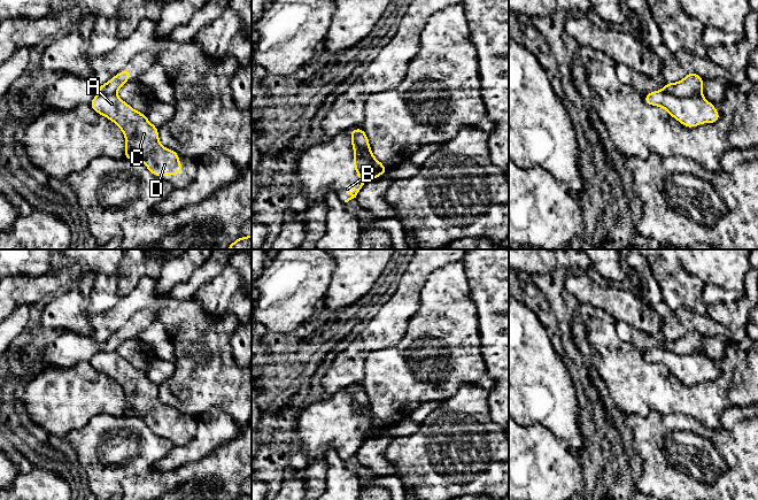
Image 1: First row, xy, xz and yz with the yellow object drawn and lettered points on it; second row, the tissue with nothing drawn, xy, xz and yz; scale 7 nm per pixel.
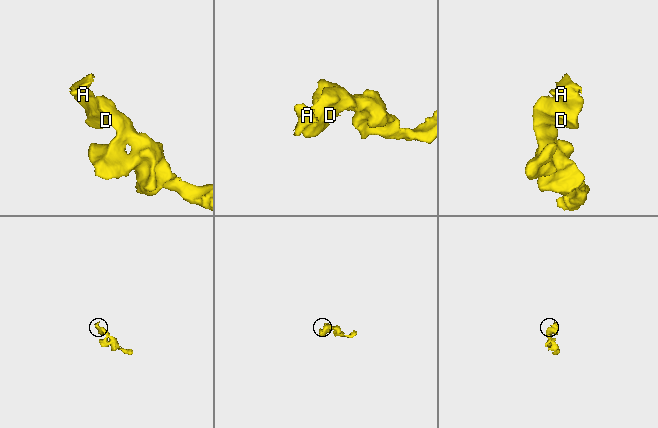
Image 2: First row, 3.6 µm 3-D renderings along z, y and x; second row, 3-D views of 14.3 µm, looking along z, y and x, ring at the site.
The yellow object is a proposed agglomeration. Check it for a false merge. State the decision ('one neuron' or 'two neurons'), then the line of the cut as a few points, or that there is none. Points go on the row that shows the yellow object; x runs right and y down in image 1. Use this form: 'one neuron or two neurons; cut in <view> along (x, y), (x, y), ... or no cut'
two neurons; cut in xz along (355, 154), (369, 156), (372, 160), (372, 172), (365, 181)

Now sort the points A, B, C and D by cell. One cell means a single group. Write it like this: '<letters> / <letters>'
A C D / B

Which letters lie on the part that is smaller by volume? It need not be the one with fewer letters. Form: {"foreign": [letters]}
{"foreign": ["B"]}

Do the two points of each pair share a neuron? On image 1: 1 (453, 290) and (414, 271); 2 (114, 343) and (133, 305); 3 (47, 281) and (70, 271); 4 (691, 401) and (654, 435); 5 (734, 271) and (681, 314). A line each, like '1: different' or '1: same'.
1: different
2: different
3: same
4: different
5: different

